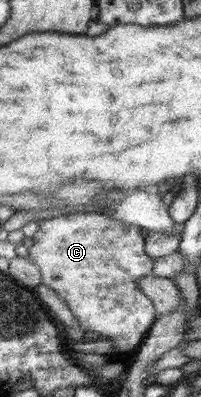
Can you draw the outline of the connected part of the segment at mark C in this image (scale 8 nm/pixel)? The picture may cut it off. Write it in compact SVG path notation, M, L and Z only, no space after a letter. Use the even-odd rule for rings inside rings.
M70 211L40 223L40 231L33 238L34 244L29 248L28 255L42 270L42 285L58 291L58 297L78 317L84 332L99 333L100 339L112 342L115 349L113 357L119 358L129 351L135 351L158 316L153 303L138 289L138 283L135 283L139 277L152 273L153 269L153 260L144 250L145 239L140 235L140 227L124 225L95 211Z

